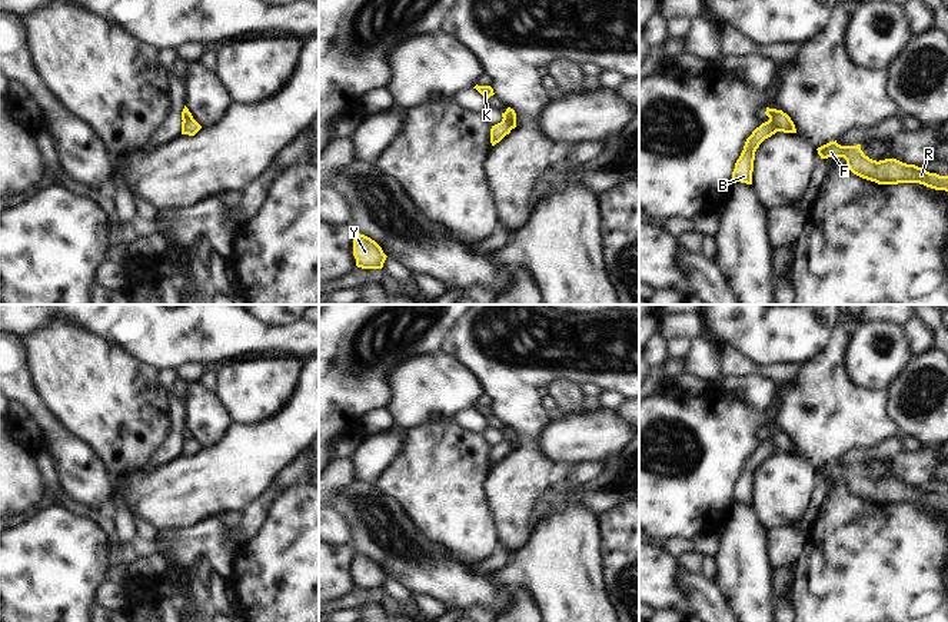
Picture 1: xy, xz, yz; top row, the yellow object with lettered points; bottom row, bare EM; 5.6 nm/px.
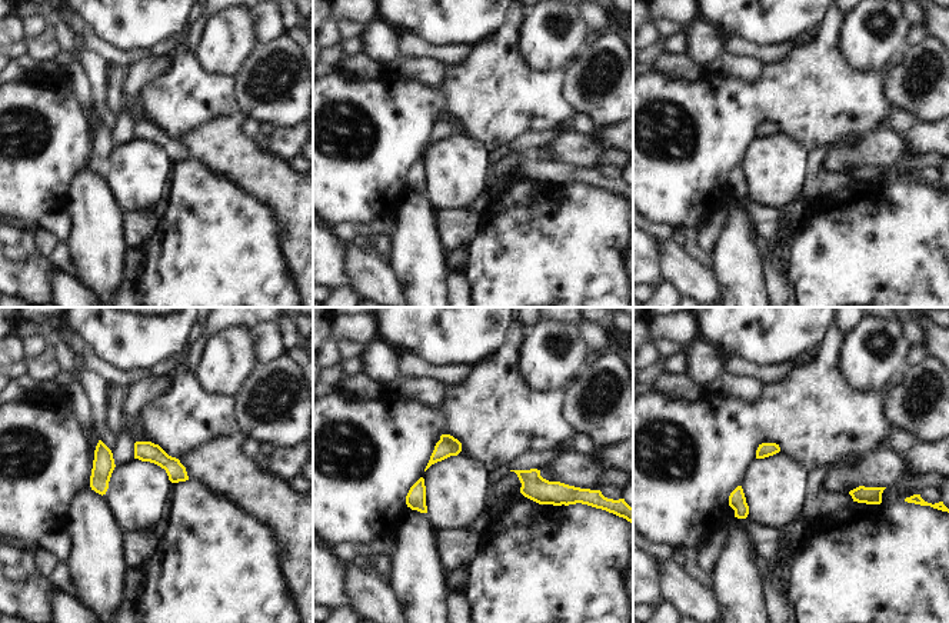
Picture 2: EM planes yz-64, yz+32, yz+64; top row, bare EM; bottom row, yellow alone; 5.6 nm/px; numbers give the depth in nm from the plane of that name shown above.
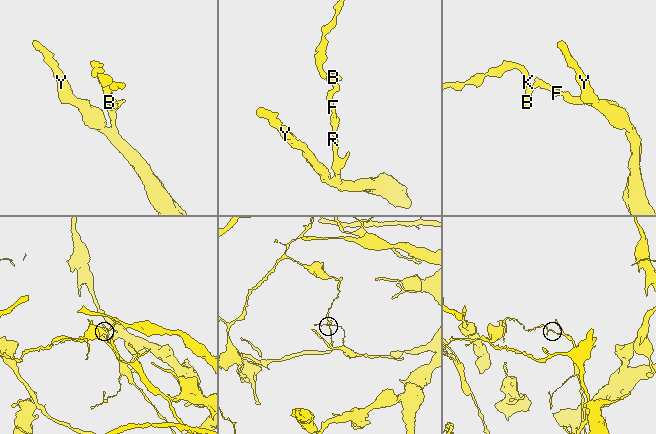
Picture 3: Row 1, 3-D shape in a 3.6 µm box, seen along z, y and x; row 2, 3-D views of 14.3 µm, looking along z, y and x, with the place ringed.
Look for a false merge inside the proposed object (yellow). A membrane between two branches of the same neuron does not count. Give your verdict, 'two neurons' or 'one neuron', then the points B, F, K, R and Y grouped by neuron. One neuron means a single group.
two neurons; groups B K / F R Y

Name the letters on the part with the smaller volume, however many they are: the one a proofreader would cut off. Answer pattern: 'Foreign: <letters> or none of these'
Foreign: B, K

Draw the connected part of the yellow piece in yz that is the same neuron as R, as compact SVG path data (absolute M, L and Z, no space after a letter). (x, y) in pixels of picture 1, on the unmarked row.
M835 460L816 470L821 479L844 478L854 495L878 505L919 503L935 510L948 512L948 496L929 493L924 488L907 485L897 479L872 480L864 475L861 465L841 466Z

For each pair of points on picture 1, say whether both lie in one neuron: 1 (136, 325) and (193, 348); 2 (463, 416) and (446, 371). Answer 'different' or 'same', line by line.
1: same
2: different

